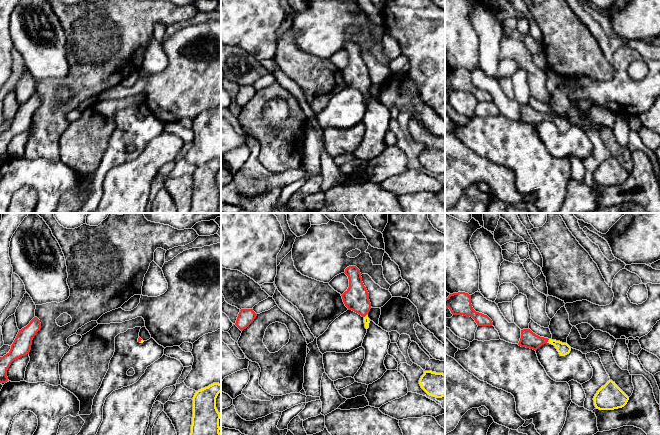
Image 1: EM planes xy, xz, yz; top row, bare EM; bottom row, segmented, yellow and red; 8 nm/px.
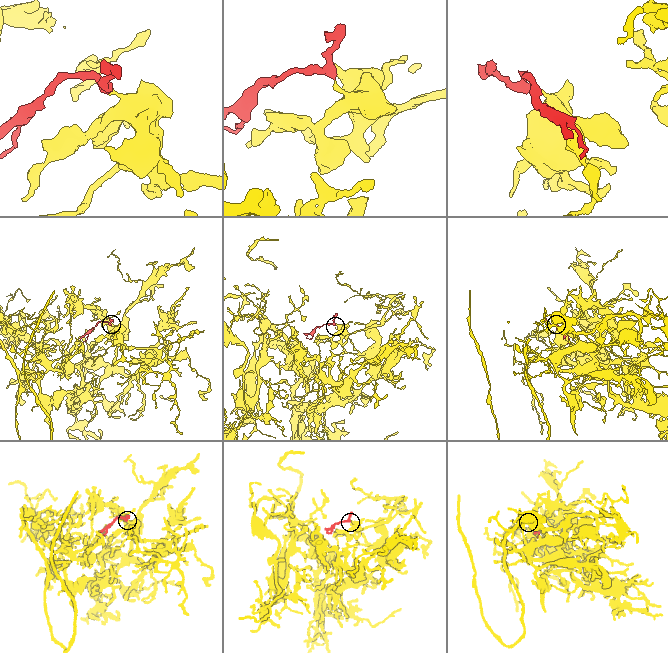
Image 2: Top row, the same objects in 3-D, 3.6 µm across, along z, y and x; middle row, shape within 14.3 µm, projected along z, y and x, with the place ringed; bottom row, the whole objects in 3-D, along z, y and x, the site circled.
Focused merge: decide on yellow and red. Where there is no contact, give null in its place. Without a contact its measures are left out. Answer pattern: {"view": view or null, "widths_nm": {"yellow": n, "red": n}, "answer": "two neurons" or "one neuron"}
{"view": "yz", "widths_nm": {"yellow": 100, "red": 130}, "answer": "one neuron"}

